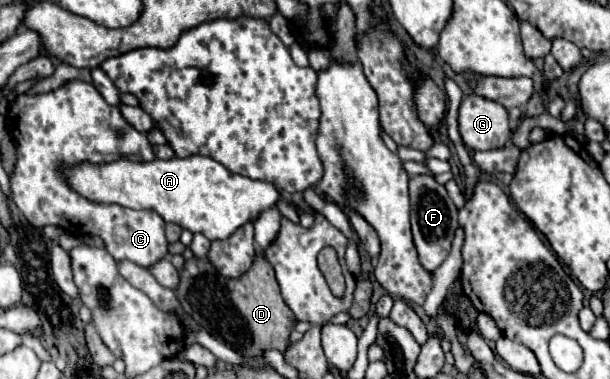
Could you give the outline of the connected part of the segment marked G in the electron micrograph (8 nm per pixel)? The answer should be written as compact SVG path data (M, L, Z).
M470 94L462 100L458 126L468 150L502 148L512 134L508 110L478 94Z

